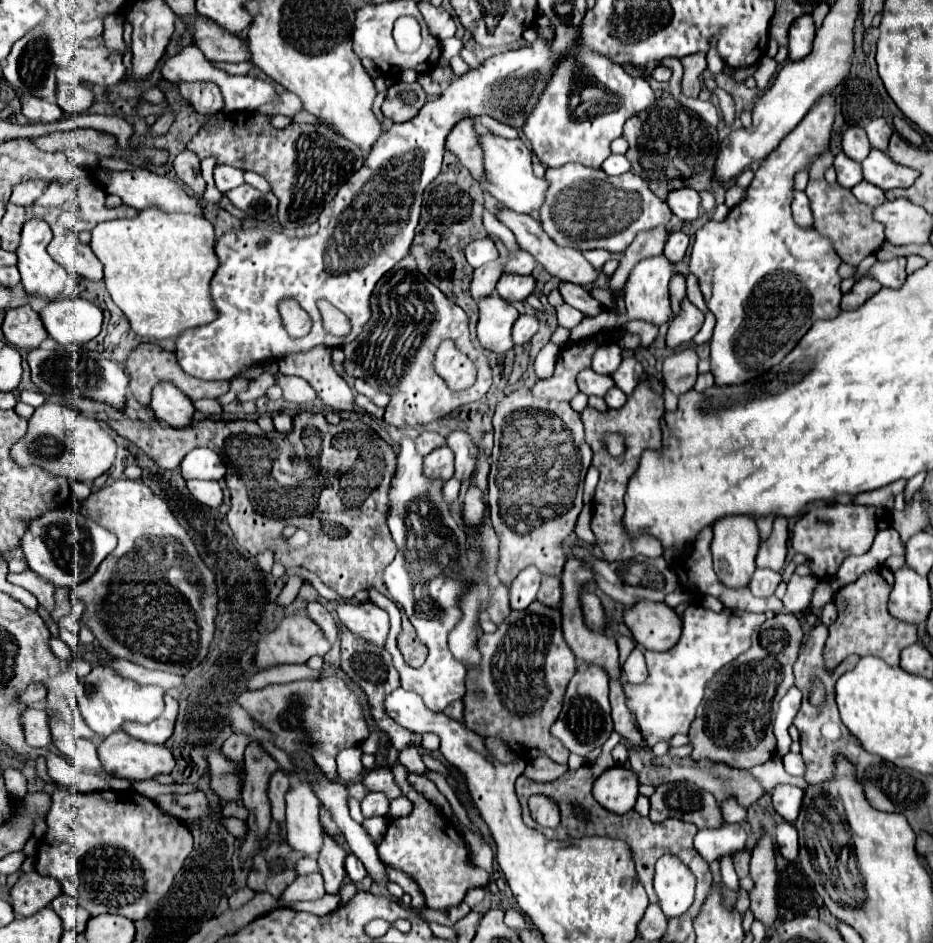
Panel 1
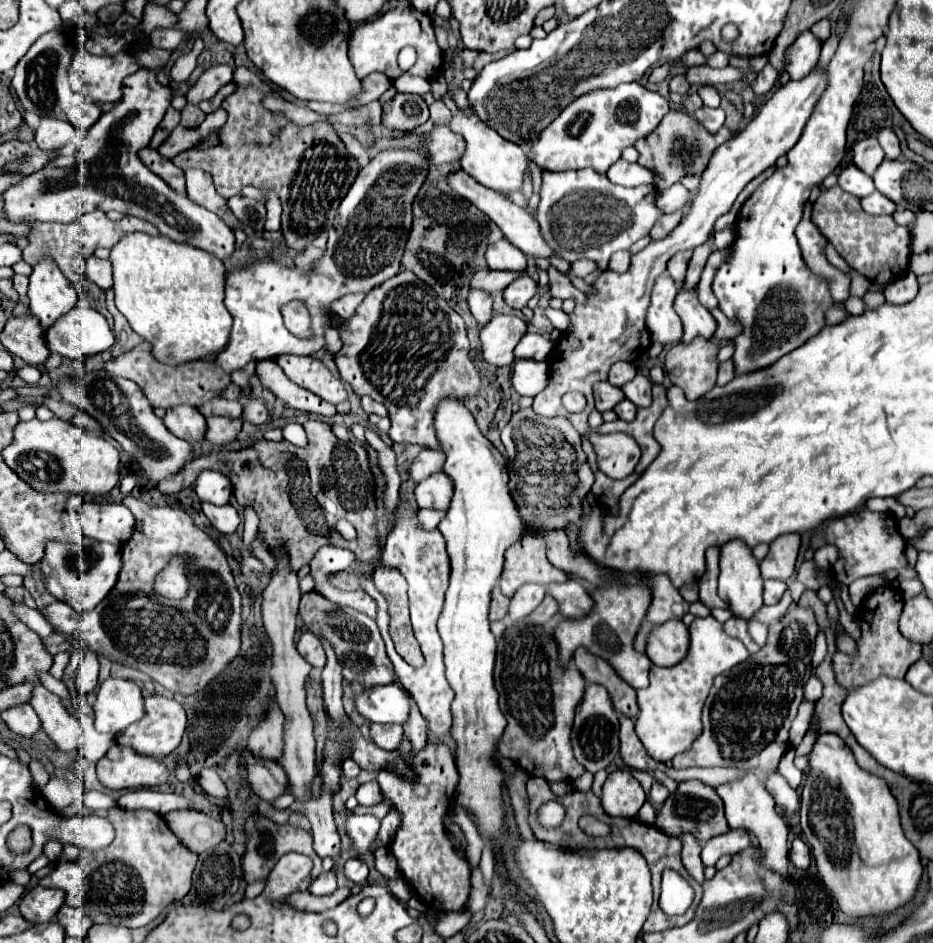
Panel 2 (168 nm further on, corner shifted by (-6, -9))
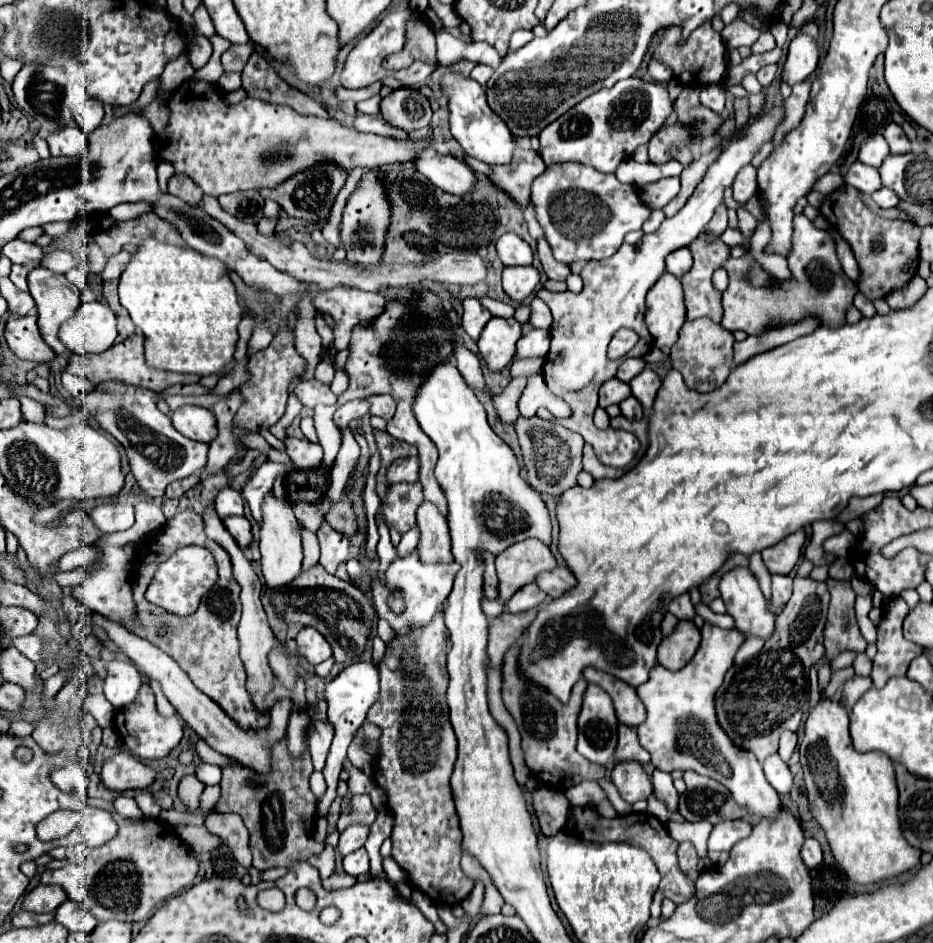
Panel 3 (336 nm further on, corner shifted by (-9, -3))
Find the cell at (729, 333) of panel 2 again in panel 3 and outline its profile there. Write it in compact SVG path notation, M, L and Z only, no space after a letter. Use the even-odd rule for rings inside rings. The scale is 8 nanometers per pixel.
M805 215L795 217L793 231L793 251L789 255L789 269L795 281L779 283L773 289L755 289L747 283L747 269L751 255L745 253L741 259L733 261L729 267L729 287L723 293L723 321L721 325L729 331L745 331L747 335L759 335L769 329L769 325L779 325L781 321L795 323L807 315L817 315L823 325L841 325L845 321L845 311L853 303L857 285L843 273L841 263L835 253L835 243L823 229L817 229Z

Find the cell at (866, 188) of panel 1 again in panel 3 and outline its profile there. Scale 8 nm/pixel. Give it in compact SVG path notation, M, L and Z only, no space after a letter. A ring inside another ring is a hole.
M881 187L881 189L875 191L871 197L873 197L873 201L875 201L881 209L891 209L891 207L895 207L895 205L899 203L899 197L897 197L891 189L887 189L887 187Z

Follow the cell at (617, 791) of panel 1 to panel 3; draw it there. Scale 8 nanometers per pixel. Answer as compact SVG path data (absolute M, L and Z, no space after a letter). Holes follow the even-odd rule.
M635 761L617 763L611 773L611 781L619 789L619 795L627 803L635 803L639 799L647 799L651 795L651 781L649 775L643 771L643 767Z

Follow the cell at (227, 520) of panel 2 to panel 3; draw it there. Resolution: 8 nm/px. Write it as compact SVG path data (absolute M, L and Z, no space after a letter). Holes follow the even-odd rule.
M225 517L223 525L233 535L237 545L243 549L251 543L251 523L245 517Z

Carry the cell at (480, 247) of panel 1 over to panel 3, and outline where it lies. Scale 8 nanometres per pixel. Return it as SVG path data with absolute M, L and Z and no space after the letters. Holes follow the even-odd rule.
M505 233L497 241L497 255L503 265L531 265L533 251L527 241L515 233Z

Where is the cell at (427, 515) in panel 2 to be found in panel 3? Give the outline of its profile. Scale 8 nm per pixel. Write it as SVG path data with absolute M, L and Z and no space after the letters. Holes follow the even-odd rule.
M415 525L407 535L403 535L403 539L399 543L399 553L409 553L411 549L415 549L415 545L419 543L419 535L421 535L419 525Z

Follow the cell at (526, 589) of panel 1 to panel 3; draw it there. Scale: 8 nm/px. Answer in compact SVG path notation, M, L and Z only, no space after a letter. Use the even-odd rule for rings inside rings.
M529 583L525 587L521 587L509 601L507 601L507 611L509 613L521 613L527 609L533 609L537 605L541 605L547 599L547 595L539 589L539 585Z

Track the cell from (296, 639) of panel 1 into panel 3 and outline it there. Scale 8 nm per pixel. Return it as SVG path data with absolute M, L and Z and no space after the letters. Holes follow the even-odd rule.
M303 627L299 631L297 649L311 665L323 663L325 659L329 659L333 655L331 645L327 645L327 639L313 627Z

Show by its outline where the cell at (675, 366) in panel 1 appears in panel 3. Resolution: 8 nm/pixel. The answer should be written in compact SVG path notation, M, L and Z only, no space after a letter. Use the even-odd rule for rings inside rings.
M707 317L685 321L683 329L679 331L679 339L669 353L671 367L683 375L685 385L689 389L697 393L709 393L713 389L719 389L725 383L733 367L733 343L735 343L733 333L723 329L719 323L713 323Z

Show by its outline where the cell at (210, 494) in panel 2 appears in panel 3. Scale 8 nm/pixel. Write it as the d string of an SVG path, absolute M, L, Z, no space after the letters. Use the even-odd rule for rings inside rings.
M223 485L217 493L215 493L215 509L219 517L227 517L227 515L243 515L243 497L241 493L237 493L233 487Z

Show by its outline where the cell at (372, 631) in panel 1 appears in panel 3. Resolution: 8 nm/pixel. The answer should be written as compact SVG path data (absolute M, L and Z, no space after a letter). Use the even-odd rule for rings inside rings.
M323 523L321 529L317 531L317 539L319 539L319 545L321 545L319 565L327 573L335 575L341 561L349 559L349 539L345 535L333 531L327 523Z

